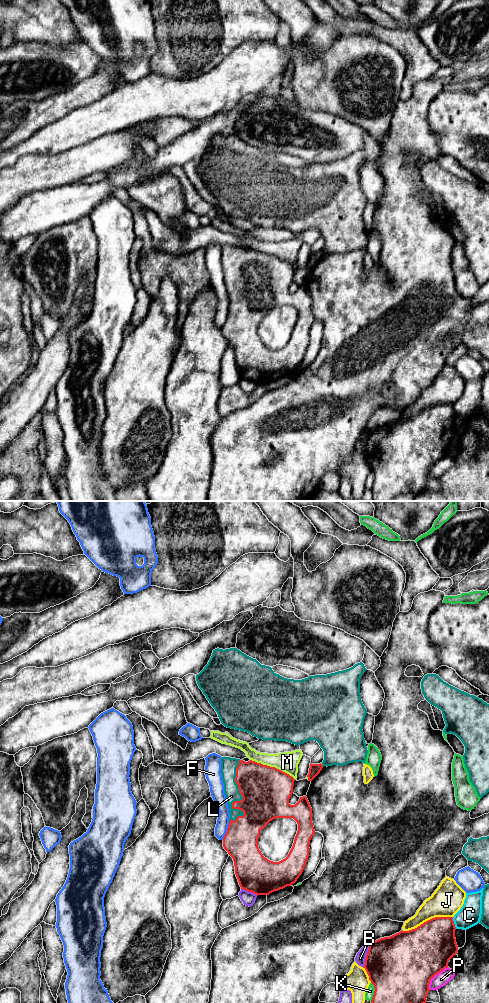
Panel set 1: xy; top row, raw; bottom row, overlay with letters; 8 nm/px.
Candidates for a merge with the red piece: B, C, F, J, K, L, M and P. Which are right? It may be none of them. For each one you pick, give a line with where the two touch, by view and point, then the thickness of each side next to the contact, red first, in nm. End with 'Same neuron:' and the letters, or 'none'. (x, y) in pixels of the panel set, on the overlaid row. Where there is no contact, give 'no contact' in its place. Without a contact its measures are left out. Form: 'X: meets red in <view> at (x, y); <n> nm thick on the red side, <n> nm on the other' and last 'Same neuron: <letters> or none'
L: meets red in xy at (242, 799); 380 nm thick on the red side, 120 nm on the other
Same neuron: L

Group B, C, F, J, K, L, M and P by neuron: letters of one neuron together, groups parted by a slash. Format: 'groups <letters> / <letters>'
groups B / C P / F / J / K / L / M

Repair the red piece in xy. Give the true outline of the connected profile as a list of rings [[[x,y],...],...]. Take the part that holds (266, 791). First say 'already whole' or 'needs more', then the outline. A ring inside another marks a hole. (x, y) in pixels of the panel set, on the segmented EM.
needs more; [[[221,757],[221,774],[224,783],[224,793],[229,807],[229,825],[223,838],[223,847],[233,858],[235,874],[241,889],[258,895],[269,895],[294,884],[302,874],[309,857],[309,845],[315,833],[312,822],[312,808],[306,796],[300,797],[295,805],[289,803],[293,793],[295,779],[289,774],[255,761],[245,762],[240,759]],[[275,818],[293,818],[298,824],[298,831],[293,846],[287,857],[279,862],[273,862],[263,856],[258,847],[260,831]]]

